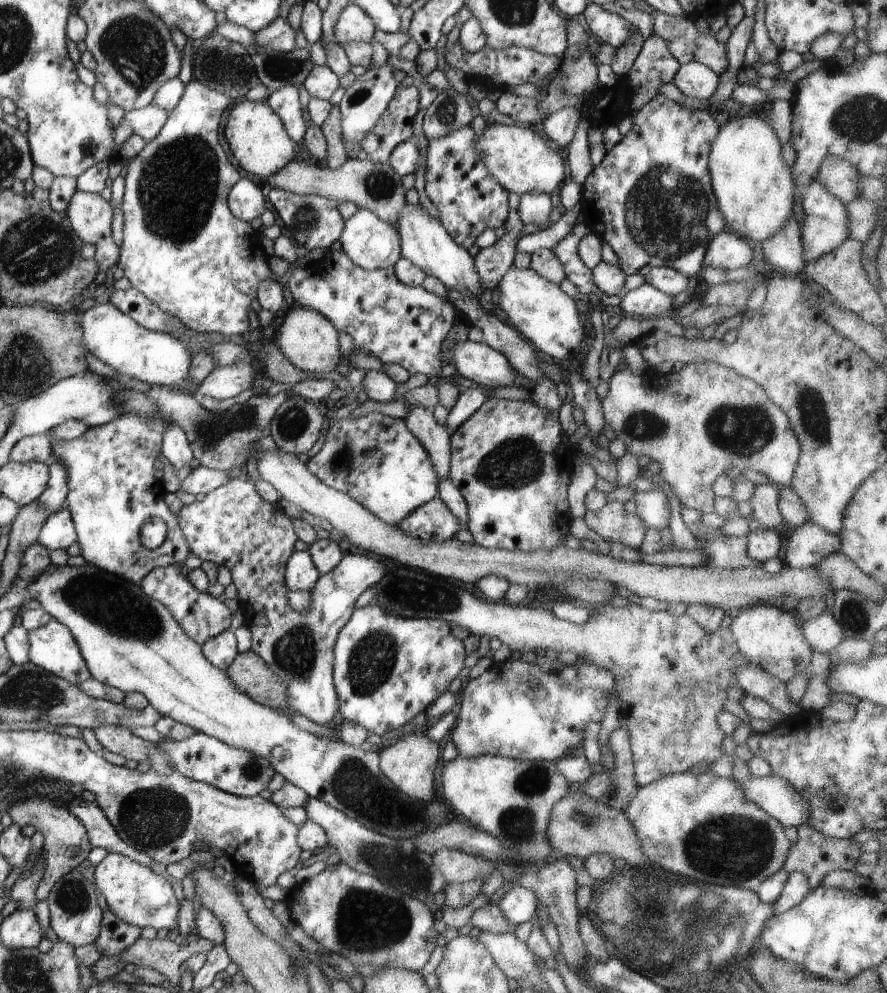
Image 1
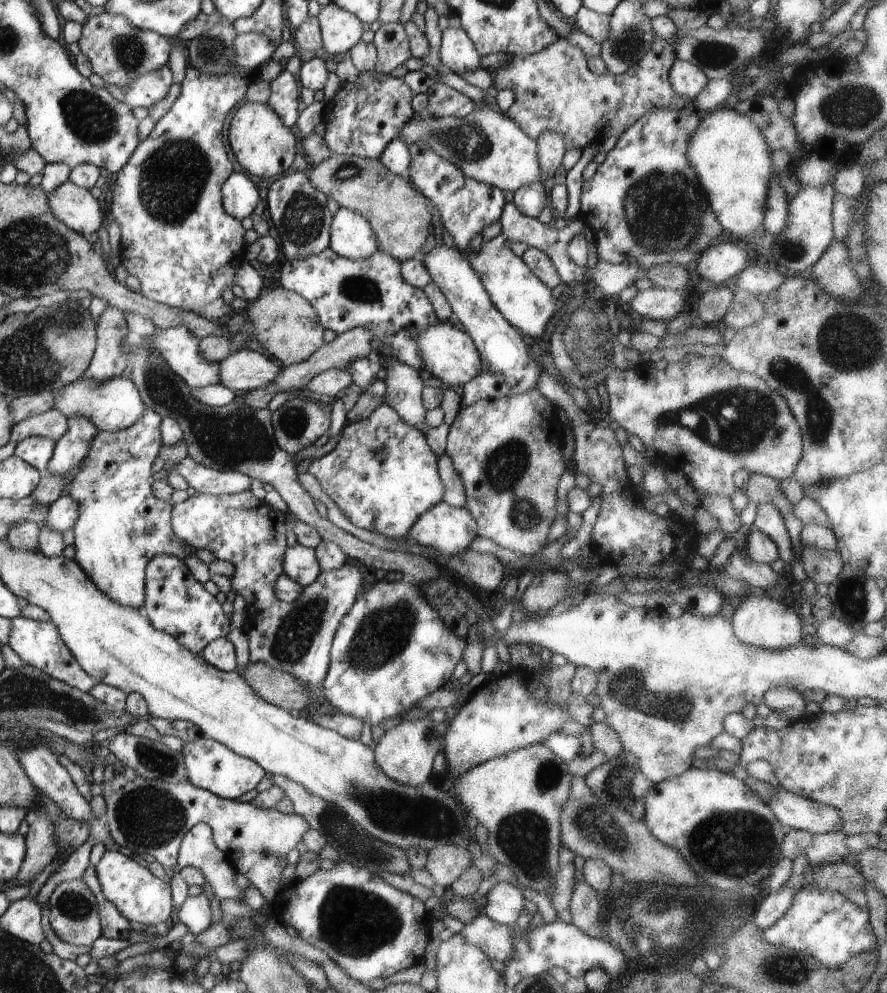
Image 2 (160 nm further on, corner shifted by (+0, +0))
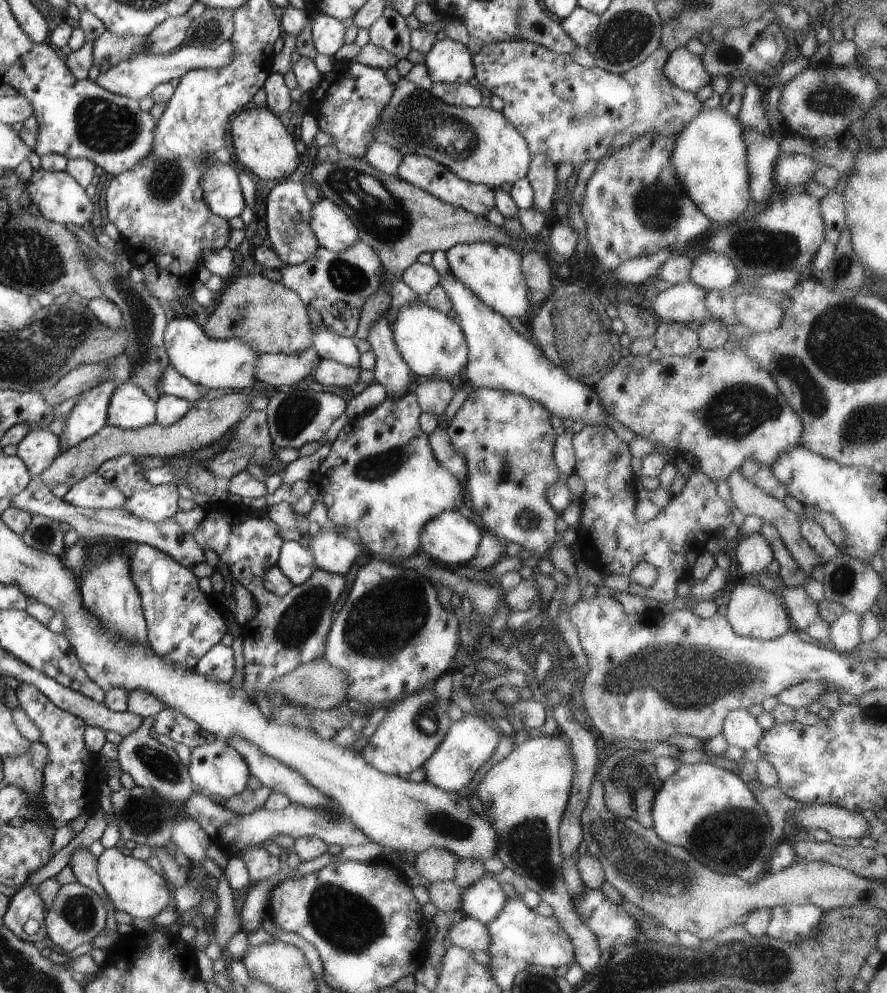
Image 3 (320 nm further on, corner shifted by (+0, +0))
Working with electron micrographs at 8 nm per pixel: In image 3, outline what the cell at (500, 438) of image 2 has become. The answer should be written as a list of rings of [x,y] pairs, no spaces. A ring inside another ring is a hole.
[[[478,388],[468,398],[445,430],[455,452],[466,462],[467,476],[463,482],[466,498],[474,512],[475,521],[486,534],[494,534],[504,545],[515,543],[524,549],[540,551],[535,554],[540,573],[551,575],[555,568],[544,562],[544,553],[556,539],[558,514],[546,500],[546,488],[559,481],[560,470],[554,460],[557,433],[551,426],[551,415],[540,402],[520,394],[490,388]]]

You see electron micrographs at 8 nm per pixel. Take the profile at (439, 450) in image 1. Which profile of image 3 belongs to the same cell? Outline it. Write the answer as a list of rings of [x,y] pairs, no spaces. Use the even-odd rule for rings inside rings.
[[[384,316],[374,322],[366,341],[370,343],[376,358],[373,371],[375,381],[387,388],[387,398],[398,398],[412,391],[412,370],[404,363],[399,348],[396,348],[394,334]]]

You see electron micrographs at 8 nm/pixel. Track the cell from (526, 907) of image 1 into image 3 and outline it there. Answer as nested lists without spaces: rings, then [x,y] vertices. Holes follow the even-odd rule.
[[[481,878],[462,891],[462,914],[483,924],[496,920],[509,897],[508,887],[494,878]]]

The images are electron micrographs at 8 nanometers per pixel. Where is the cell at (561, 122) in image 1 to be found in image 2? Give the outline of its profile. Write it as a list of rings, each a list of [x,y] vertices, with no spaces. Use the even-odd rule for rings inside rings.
[[[544,130],[540,138],[536,140],[538,144],[538,160],[542,168],[542,182],[554,177],[554,173],[563,162],[567,152],[564,136],[552,130]]]

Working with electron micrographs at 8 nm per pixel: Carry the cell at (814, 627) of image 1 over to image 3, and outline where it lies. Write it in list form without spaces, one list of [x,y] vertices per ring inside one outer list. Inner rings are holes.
[[[841,611],[837,620],[830,623],[829,647],[840,653],[855,653],[861,642],[861,616],[854,612]]]

